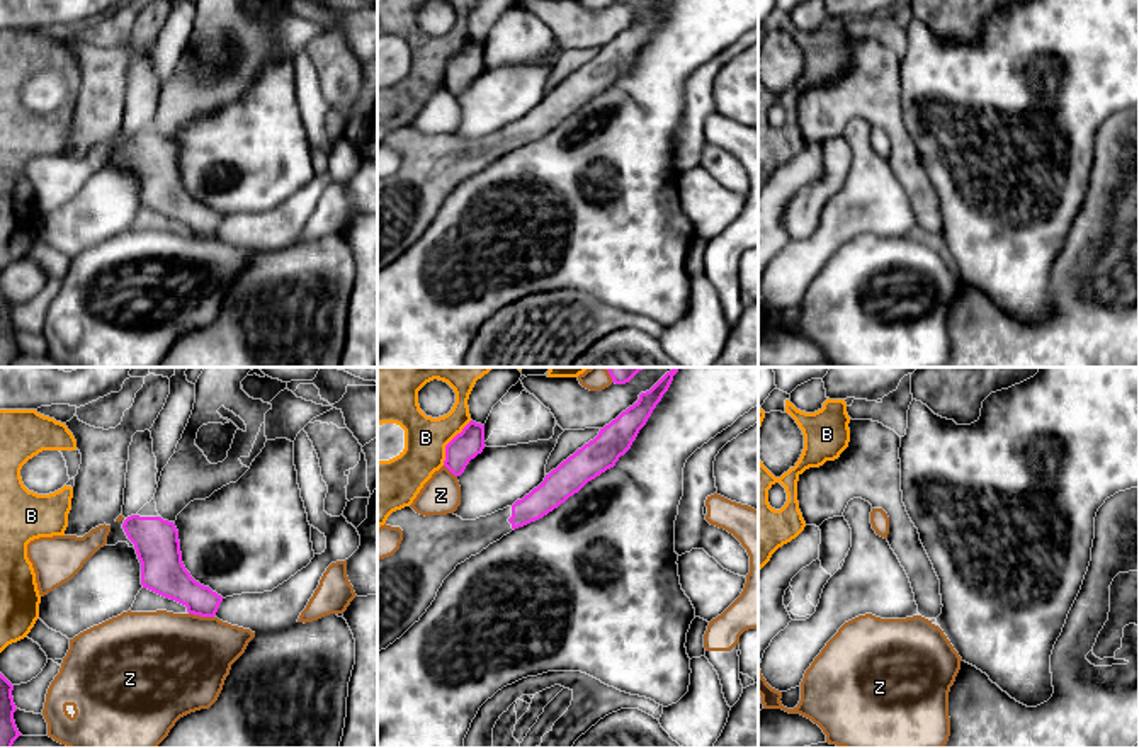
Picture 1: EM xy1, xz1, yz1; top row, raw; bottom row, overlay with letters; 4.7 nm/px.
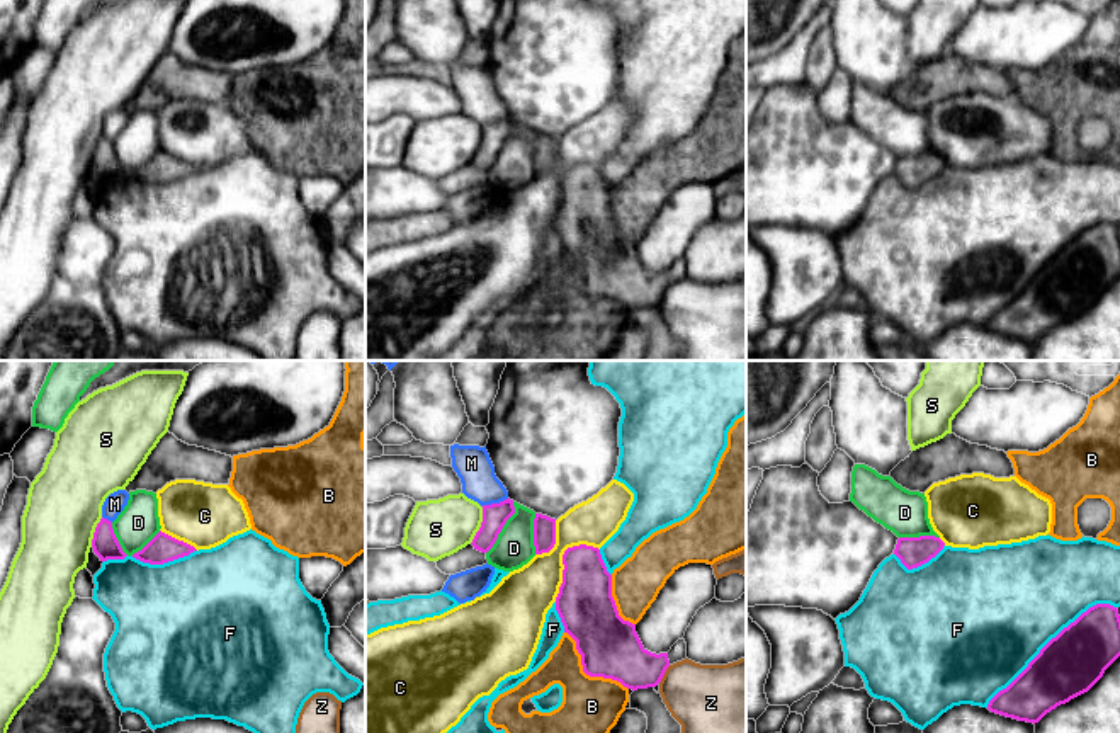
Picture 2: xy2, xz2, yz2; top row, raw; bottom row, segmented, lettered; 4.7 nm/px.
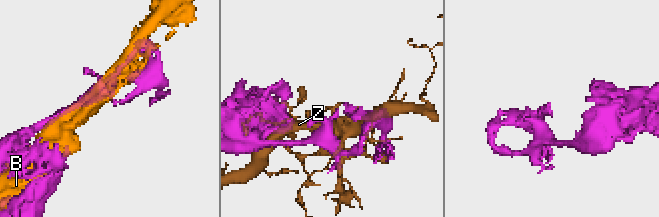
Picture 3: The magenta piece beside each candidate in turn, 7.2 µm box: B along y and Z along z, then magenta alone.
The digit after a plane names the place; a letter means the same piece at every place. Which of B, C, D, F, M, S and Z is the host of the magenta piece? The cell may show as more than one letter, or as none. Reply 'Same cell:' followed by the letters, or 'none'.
Same cell: none

